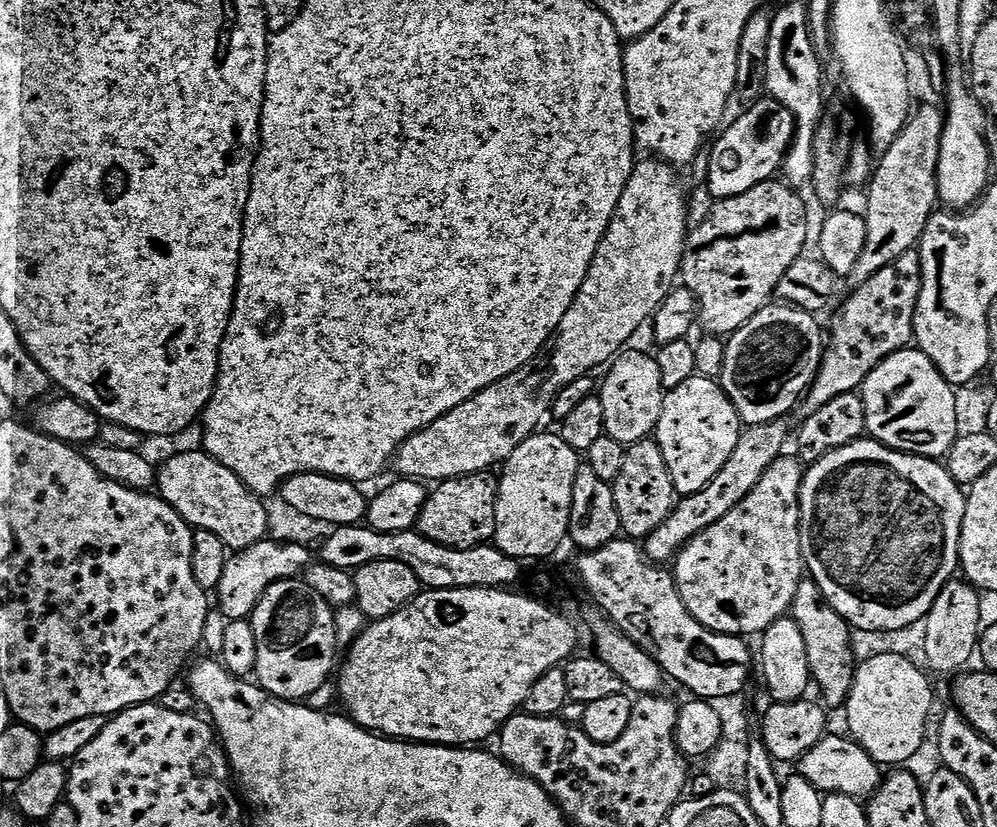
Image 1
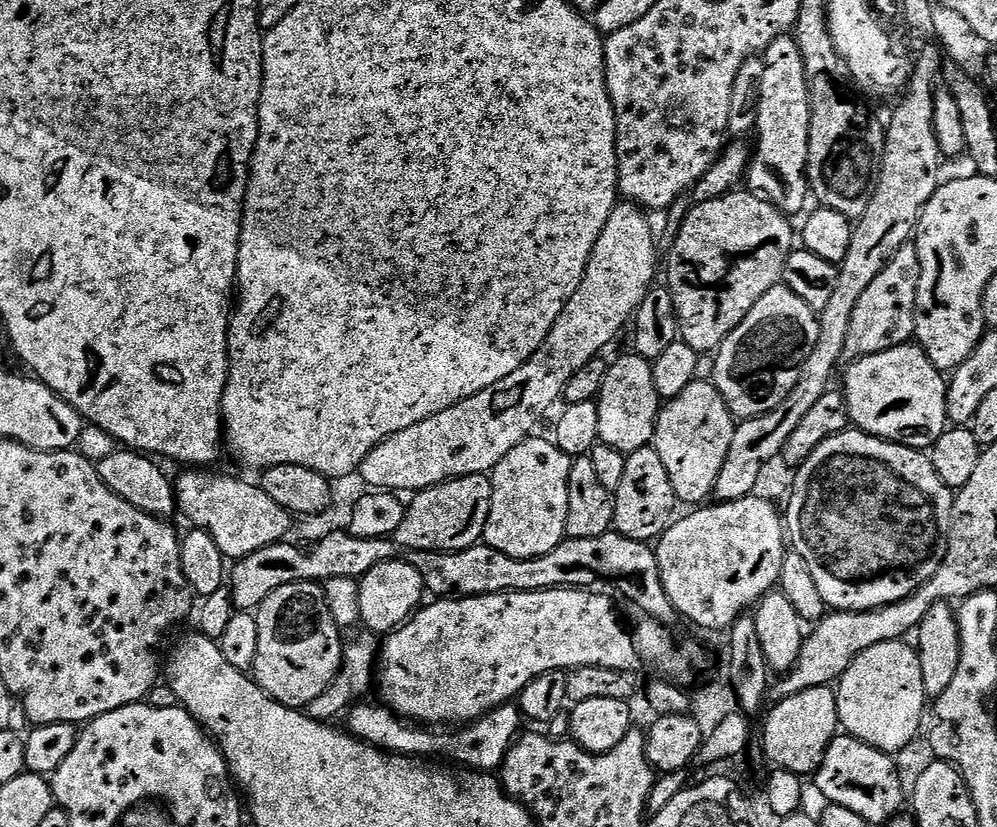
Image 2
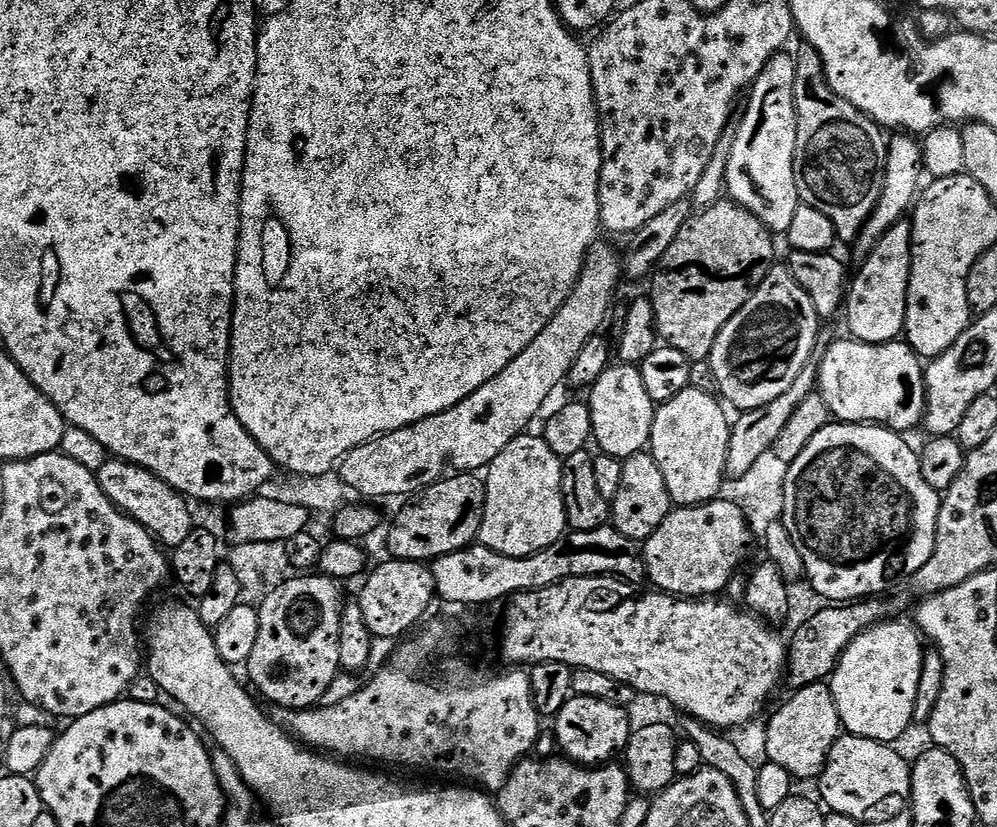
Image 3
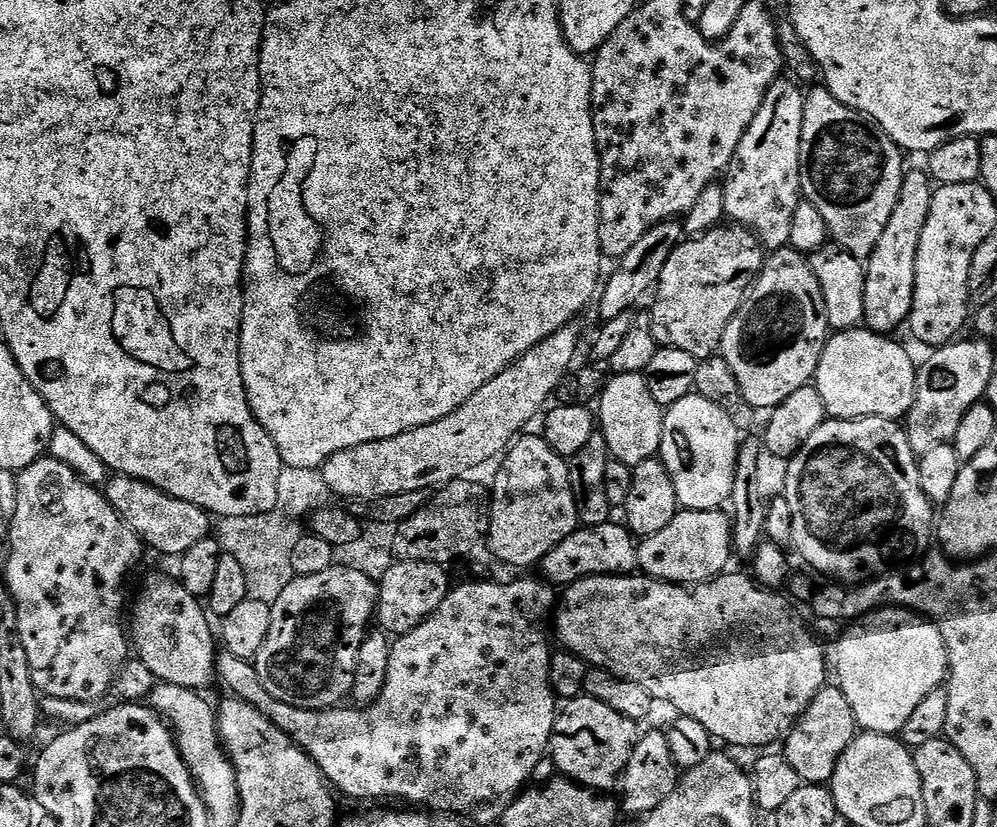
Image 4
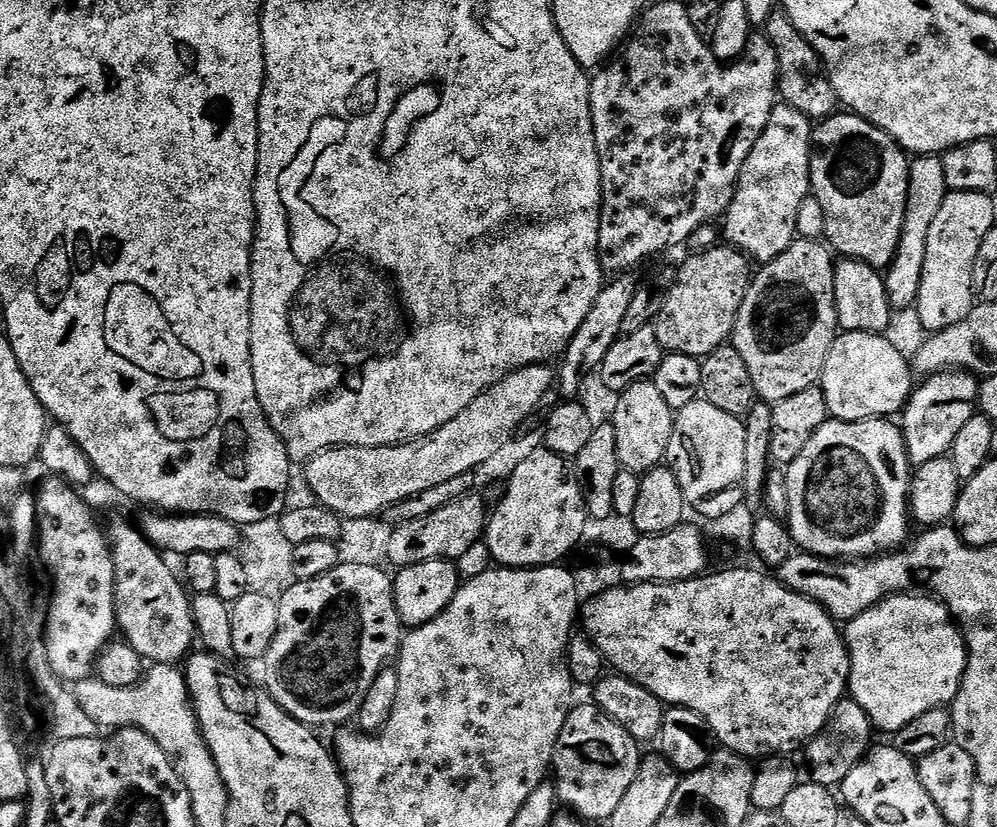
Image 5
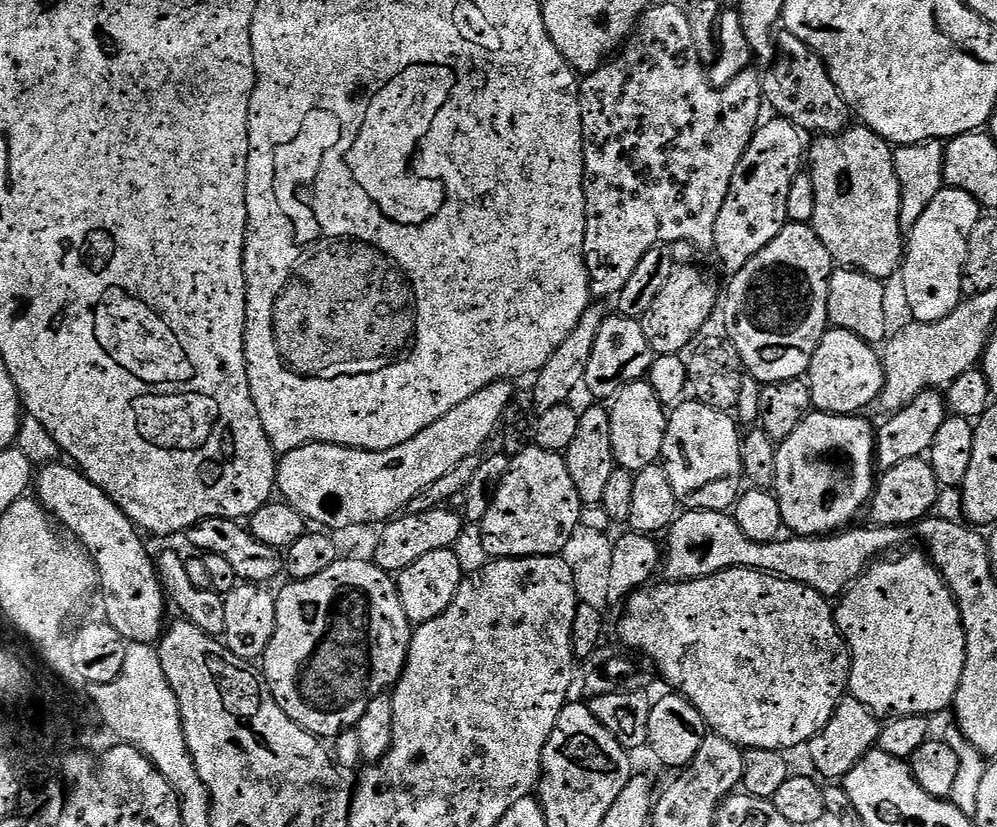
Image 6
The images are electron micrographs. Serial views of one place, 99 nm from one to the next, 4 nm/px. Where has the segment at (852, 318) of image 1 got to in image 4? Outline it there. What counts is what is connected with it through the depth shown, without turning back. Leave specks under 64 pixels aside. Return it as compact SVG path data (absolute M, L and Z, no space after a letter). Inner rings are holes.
M909 171L898 194L898 206L894 206L894 214L890 214L890 222L886 222L882 238L878 238L878 242L870 249L872 257L866 260L864 273L864 324L873 332L892 334L912 314L918 242L922 238L922 226L926 226L926 218L930 218L933 191L934 184L927 171Z

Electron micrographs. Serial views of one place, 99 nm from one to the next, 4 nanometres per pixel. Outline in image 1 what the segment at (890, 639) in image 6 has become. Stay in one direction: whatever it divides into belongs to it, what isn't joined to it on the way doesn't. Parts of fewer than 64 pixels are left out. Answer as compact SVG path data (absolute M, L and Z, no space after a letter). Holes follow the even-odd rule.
M879 654L879 656L870 658L869 660L863 661L855 669L855 676L853 678L853 684L851 690L849 690L846 711L848 710L848 728L847 731L850 733L851 739L855 740L856 743L862 745L866 750L866 754L870 754L870 758L874 758L877 764L881 766L904 766L907 760L912 760L920 752L920 747L924 744L924 735L928 732L928 715L932 712L932 684L928 681L929 673L925 671L923 667L914 665L908 661L906 657L900 657L898 654Z

